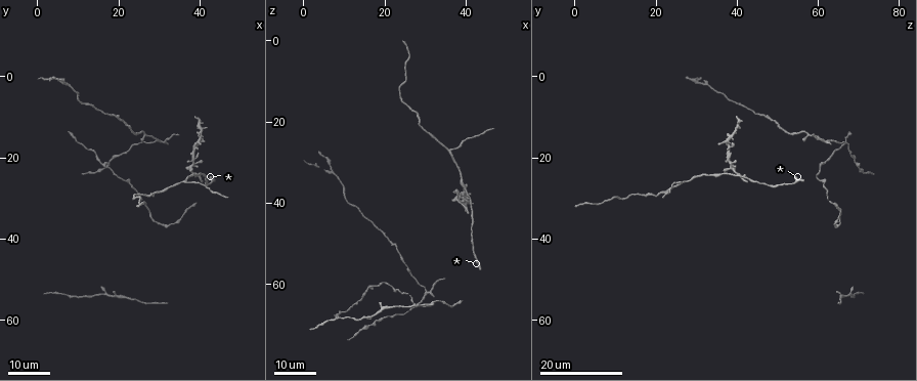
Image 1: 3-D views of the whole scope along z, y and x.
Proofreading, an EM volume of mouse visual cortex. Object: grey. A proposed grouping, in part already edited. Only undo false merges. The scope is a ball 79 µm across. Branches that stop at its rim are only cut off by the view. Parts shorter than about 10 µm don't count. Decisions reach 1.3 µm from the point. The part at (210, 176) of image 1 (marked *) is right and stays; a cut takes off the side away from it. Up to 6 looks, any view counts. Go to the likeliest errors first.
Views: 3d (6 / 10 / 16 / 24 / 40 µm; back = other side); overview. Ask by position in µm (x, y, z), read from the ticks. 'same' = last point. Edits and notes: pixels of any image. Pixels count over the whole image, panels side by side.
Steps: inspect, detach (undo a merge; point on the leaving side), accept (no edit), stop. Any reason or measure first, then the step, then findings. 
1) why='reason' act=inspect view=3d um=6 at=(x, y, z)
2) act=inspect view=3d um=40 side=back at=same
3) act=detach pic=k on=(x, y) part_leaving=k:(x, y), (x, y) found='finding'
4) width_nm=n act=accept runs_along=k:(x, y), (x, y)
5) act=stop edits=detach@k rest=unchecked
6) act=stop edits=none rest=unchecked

why='three-way junction' act=inspect view=3d um=16 at=(36.5, 26.0, 27.0)

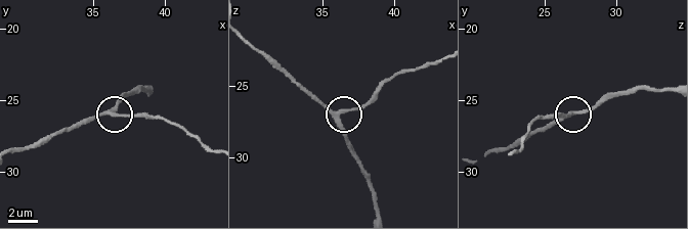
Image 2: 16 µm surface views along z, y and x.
act=inspect view=3d um=6 at=(35.8, 25.8, 27.0)

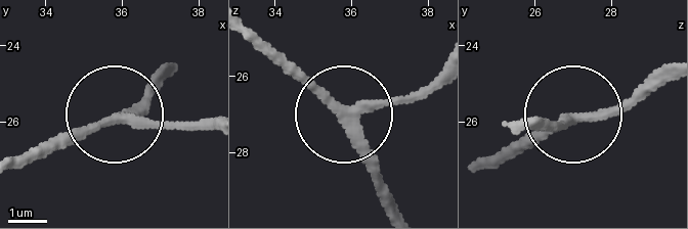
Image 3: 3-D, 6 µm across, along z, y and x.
arms=3 act=accept found='all the same neuron'

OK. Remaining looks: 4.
why='side arm on a straight run' act=inspect view=3d um=24 at=(42.0, 25.0, 43.0)

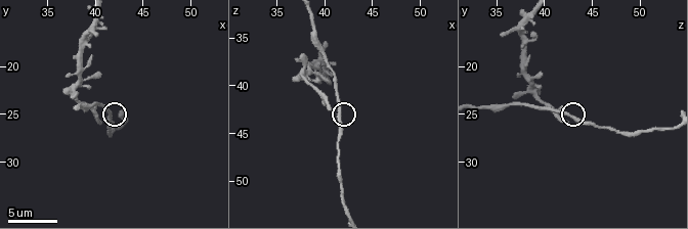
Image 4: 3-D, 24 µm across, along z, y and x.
act=inspect view=3d um=10 at=(41.6, 25.2, 43.0)

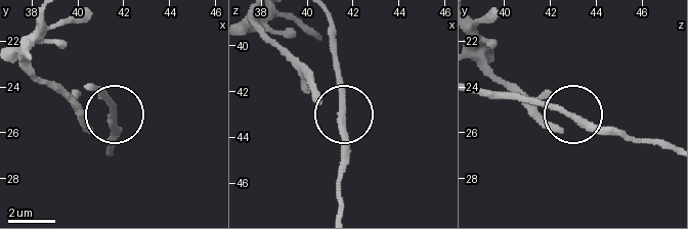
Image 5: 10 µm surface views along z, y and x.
act=inspect view=3d um=10 side=back at=(41.5, 25.3, 43.1)

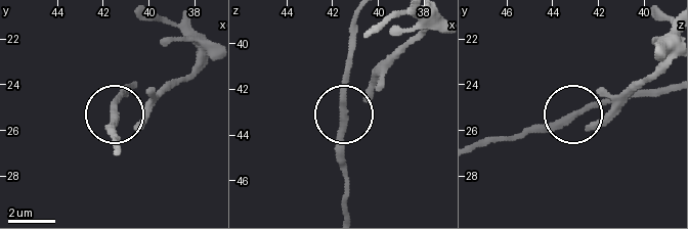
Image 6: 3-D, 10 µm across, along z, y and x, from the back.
arms=3 act=accept runs_along=6:(475, 149), (557, 128), (573, 115), (593, 124), (608, 120) found='one neuron here'

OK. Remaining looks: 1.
act=stop edits=none rest=unchecked

